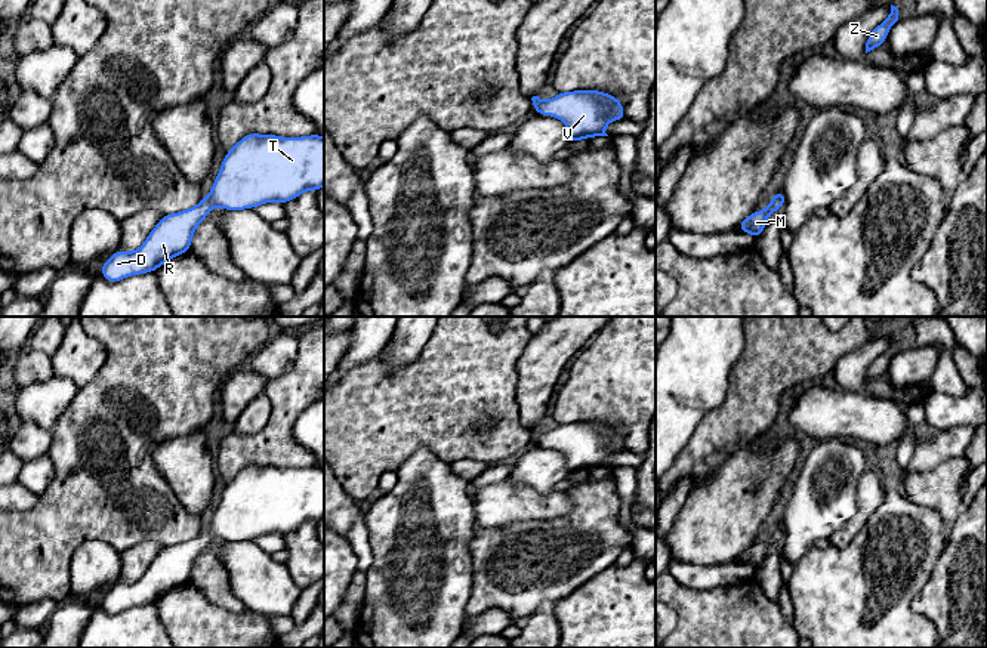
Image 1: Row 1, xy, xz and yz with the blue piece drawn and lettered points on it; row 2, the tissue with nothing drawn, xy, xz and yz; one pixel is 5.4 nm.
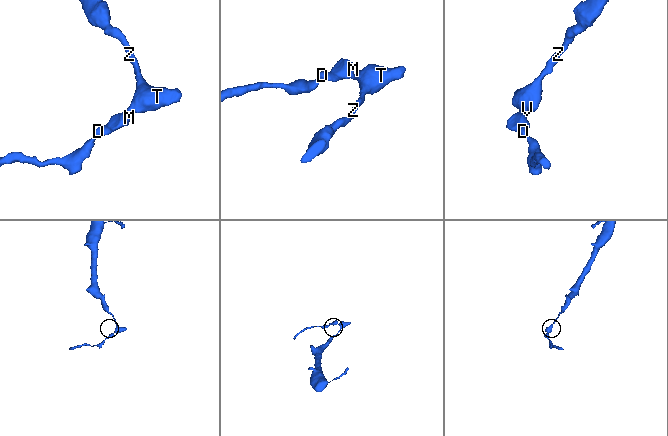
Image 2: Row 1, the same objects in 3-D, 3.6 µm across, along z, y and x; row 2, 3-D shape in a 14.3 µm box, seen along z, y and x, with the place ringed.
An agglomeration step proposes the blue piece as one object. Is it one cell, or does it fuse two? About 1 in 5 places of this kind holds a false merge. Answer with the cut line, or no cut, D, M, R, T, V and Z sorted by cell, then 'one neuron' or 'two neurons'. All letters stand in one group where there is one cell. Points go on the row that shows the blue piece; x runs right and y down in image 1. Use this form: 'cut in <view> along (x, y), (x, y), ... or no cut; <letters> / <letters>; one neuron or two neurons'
no cut; D M R T V Z; one neuron

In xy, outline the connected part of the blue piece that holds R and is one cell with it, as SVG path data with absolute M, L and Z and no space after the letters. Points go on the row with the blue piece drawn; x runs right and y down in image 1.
M249 133L225 152L212 192L197 206L163 219L135 252L117 250L102 266L110 283L154 272L172 257L189 252L195 228L212 207L255 209L265 203L287 203L305 191L324 186L324 138L283 138Z

